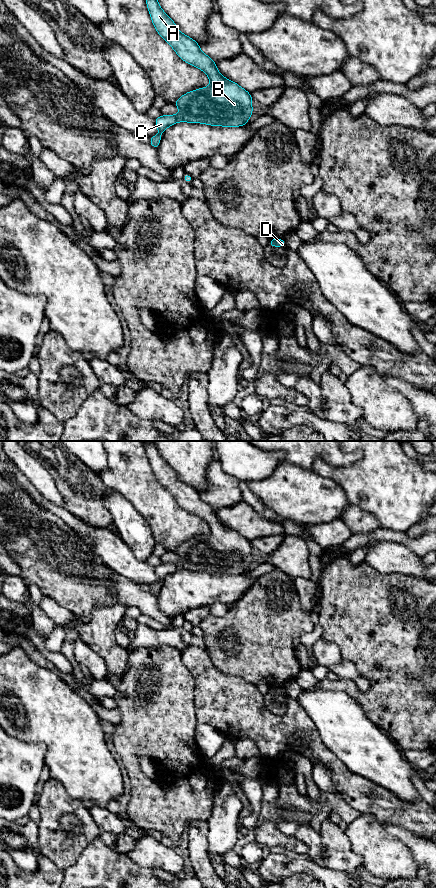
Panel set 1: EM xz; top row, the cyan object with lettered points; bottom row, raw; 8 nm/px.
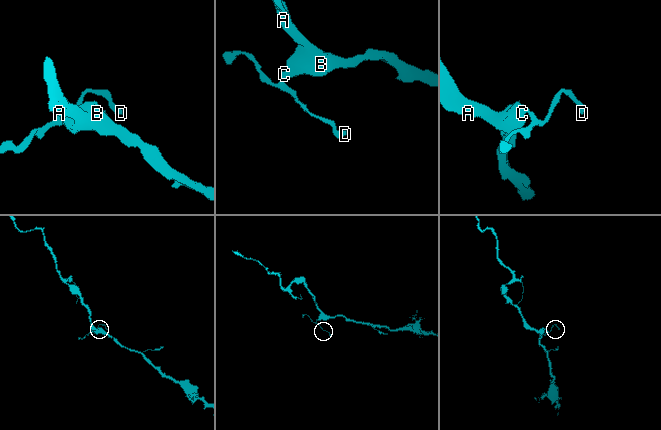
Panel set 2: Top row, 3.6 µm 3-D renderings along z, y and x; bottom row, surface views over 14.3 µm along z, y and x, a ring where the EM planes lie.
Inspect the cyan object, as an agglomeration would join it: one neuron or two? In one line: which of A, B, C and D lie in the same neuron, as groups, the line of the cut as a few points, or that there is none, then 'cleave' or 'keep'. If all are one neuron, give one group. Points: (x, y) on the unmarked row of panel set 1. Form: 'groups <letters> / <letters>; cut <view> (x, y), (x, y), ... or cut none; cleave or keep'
groups A B C D; cut none; keep

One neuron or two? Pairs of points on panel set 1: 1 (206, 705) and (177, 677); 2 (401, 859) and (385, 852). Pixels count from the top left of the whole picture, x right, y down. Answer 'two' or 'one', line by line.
1: two
2: one

